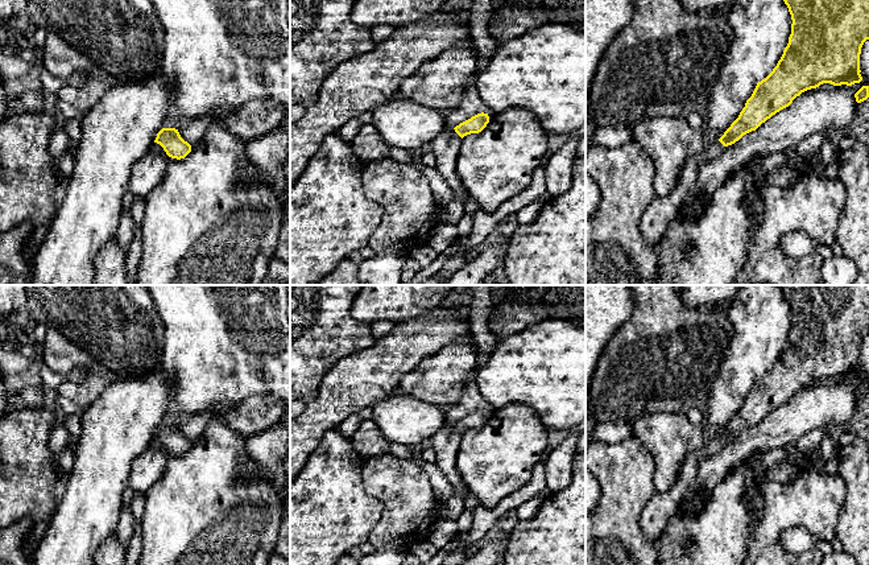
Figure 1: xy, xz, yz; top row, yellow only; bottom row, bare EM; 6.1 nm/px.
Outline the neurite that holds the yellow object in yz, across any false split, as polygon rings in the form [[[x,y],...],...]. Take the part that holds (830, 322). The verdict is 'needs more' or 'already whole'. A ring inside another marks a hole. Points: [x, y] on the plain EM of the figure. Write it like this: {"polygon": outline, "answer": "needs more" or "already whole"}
{"polygon": [[[778,285],[791,310],[791,330],[773,367],[757,379],[724,430],[683,459],[675,484],[646,503],[640,525],[655,541],[694,483],[699,462],[756,426],[802,388],[823,379],[862,376],[861,343],[869,335],[869,285]]], "answer": "needs more"}

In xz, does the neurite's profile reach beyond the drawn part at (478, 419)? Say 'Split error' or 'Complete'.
Split error

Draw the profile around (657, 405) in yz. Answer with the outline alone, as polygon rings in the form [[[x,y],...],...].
[[[653,399],[646,404],[645,411],[647,413],[676,413],[679,412],[679,407],[682,400],[676,399]]]

